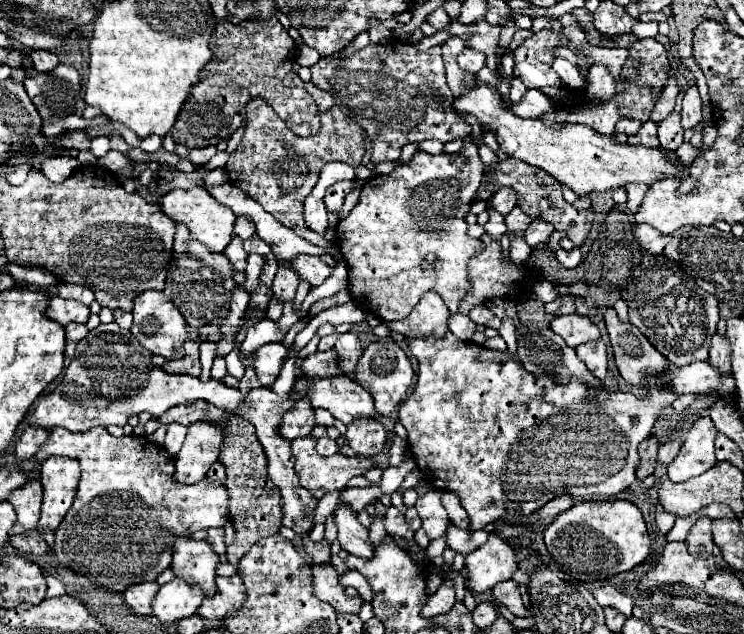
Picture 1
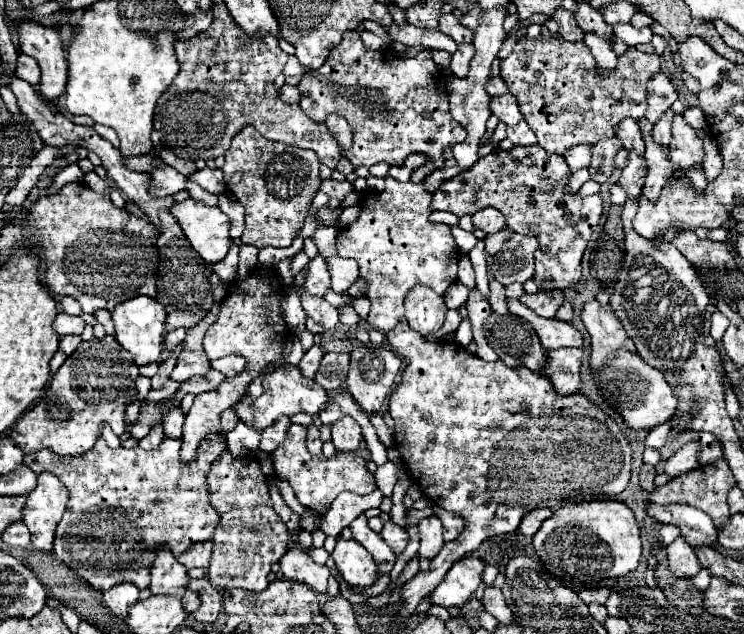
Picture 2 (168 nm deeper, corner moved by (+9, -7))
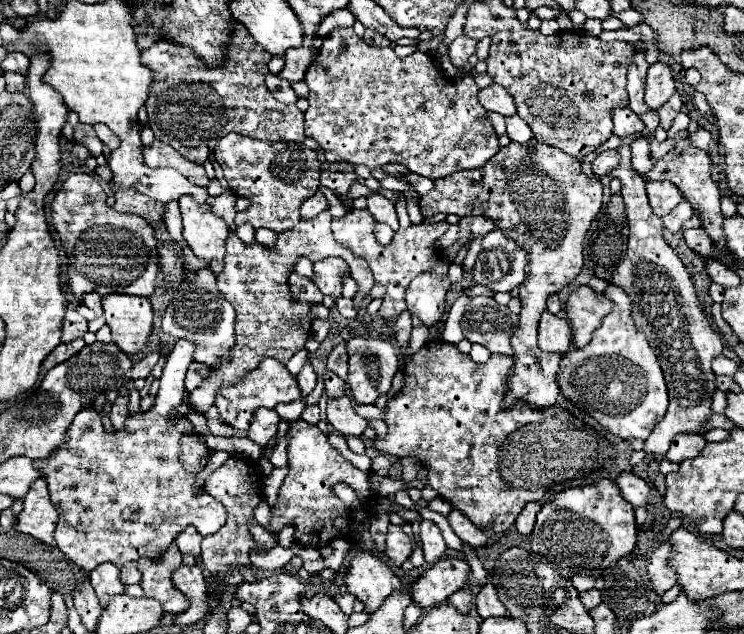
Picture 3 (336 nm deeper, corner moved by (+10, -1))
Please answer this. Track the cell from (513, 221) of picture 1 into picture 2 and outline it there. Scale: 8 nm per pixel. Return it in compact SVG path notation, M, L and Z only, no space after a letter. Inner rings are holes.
M504 228L504 232L498 234L488 234L486 236L486 256L494 256L498 252L498 248L502 248L502 244L508 240L508 236L512 236L510 228Z

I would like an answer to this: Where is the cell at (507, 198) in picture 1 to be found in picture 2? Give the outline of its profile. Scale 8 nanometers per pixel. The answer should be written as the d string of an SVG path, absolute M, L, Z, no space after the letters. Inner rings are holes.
M484 208L484 210L476 212L472 216L472 224L474 224L474 228L484 230L486 234L500 232L506 226L504 220L502 220L502 212L498 212L496 208Z

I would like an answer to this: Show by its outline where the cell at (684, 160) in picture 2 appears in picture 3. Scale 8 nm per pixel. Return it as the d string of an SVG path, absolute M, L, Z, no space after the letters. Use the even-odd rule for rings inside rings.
M683 138L683 152L677 154L675 150L671 150L667 156L663 156L661 160L655 162L655 166L651 168L649 174L645 174L647 180L669 180L673 182L681 194L691 202L691 206L697 210L697 214L701 216L701 222L703 222L703 228L707 230L707 234L711 236L713 244L715 246L725 246L725 234L723 234L723 214L719 210L719 204L721 204L721 192L719 192L719 186L717 182L711 180L711 160L707 156L707 152L691 146L689 138Z

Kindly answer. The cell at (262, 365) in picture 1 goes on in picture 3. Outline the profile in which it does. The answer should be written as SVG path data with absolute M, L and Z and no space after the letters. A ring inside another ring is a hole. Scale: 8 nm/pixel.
M197 270L197 278L189 284L177 286L173 292L167 310L163 314L163 332L173 338L187 338L197 344L195 360L203 362L211 368L217 368L231 360L231 346L235 342L235 310L233 306L221 296L217 288L217 276L209 270Z

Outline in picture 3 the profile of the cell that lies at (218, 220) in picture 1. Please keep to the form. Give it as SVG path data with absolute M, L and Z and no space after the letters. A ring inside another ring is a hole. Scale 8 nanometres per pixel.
M181 196L181 218L183 218L183 238L197 258L207 262L221 260L225 256L225 240L229 226L223 218L211 212L211 206L197 204L193 198Z

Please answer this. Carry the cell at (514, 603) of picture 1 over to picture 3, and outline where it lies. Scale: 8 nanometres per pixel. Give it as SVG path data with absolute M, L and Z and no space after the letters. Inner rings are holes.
M489 582L485 584L479 594L477 594L477 600L475 600L475 606L477 606L477 612L481 618L491 618L491 616L507 616L507 610L505 606L501 604L501 600L497 598L497 590L495 586Z

